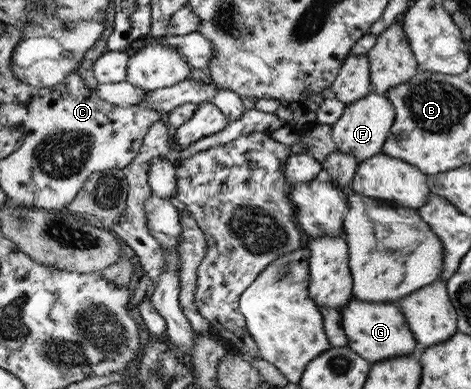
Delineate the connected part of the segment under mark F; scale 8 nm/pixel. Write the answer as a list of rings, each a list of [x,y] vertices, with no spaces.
[[[370,92],[364,98],[351,102],[342,116],[331,125],[331,133],[339,151],[355,156],[359,162],[384,152],[386,137],[396,120],[395,106],[387,96]]]

